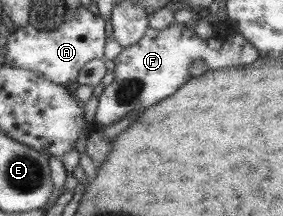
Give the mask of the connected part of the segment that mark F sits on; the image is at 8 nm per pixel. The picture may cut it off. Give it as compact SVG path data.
M176 22L163 30L147 28L138 42L121 48L114 59L114 78L99 97L94 126L110 126L126 118L132 110L144 110L175 94L191 78L188 67L194 59L202 59L206 71L216 71L250 64L257 57L256 49L238 34L230 41L221 41L215 35L200 40L187 26Z

